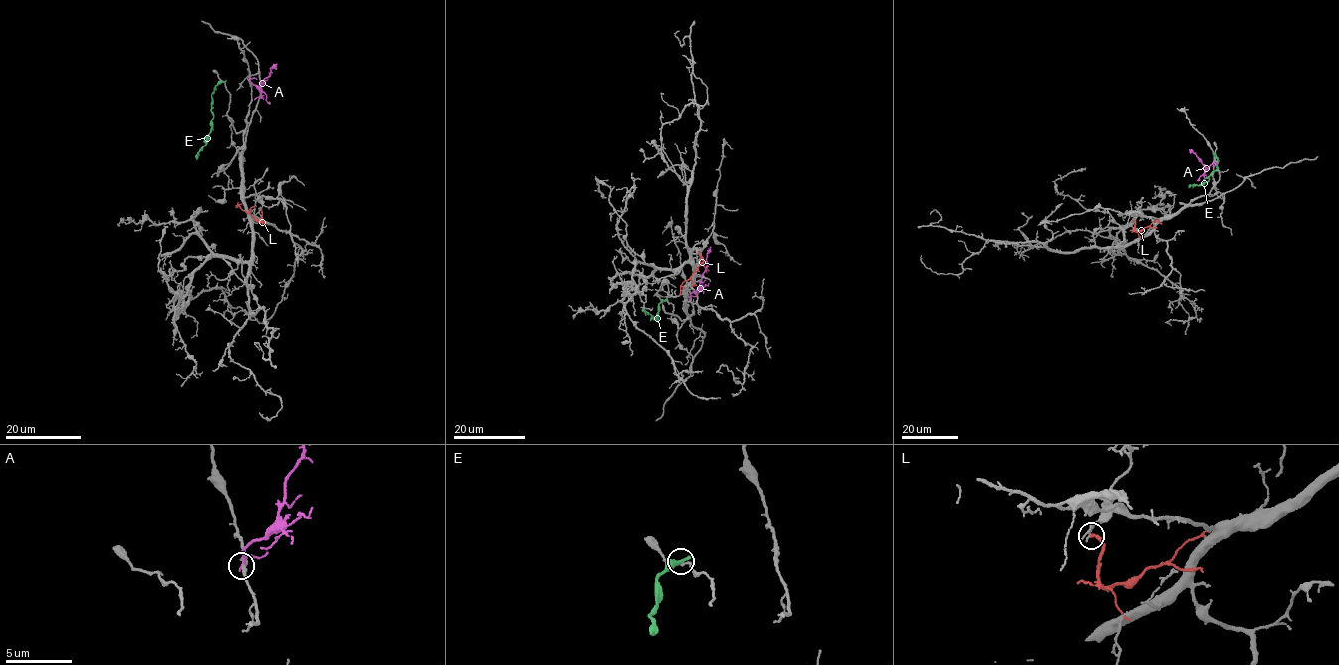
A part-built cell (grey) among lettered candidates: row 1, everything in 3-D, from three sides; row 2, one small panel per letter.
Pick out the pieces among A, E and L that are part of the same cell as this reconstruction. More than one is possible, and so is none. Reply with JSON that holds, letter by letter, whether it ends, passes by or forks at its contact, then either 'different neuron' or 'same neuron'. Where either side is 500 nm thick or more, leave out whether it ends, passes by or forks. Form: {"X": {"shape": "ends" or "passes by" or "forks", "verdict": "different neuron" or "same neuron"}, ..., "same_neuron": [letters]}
{"A": {"shape": "passes by", "verdict": "different neuron"}, "E": {"shape": "ends", "verdict": "different neuron"}, "L": {"shape": "ends", "verdict": "different neuron"}, "same_neuron": []}

